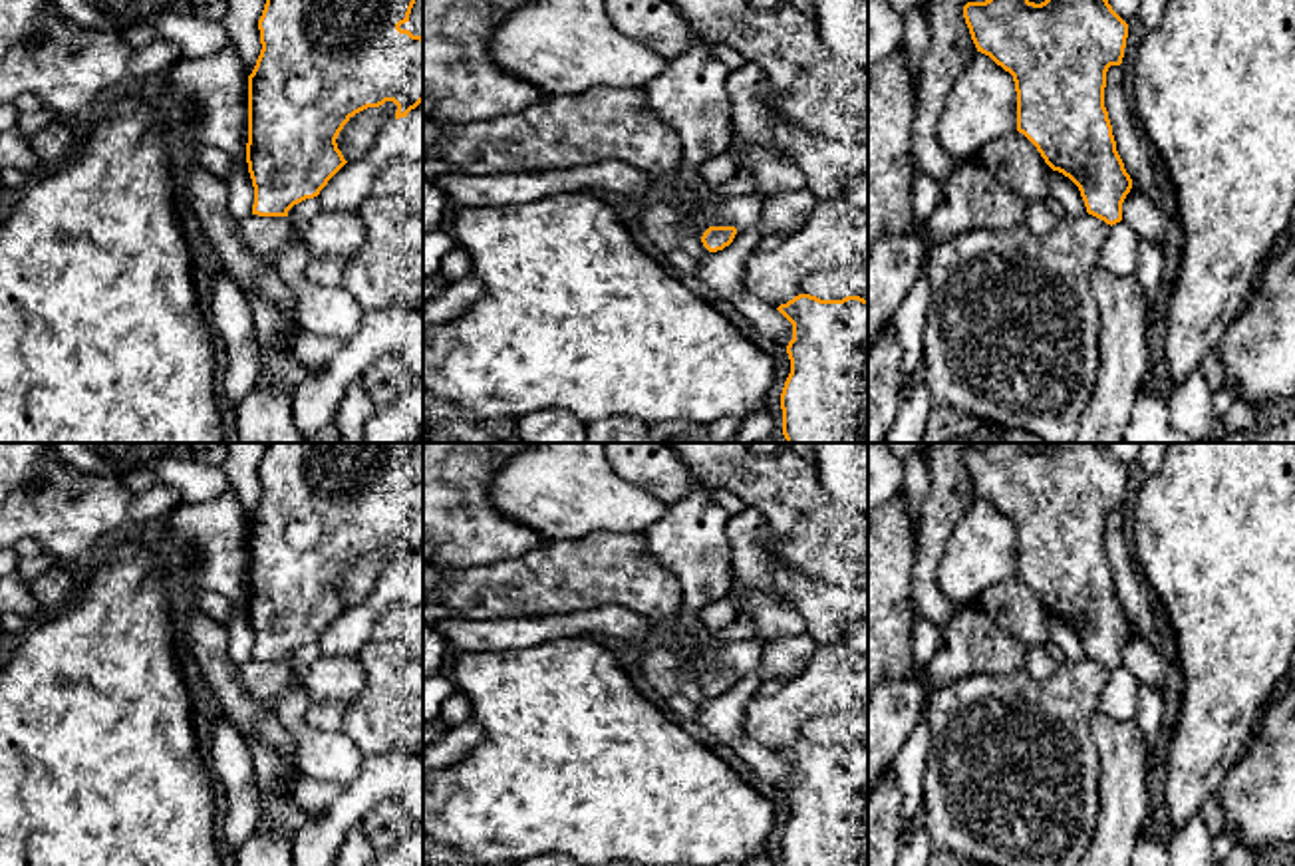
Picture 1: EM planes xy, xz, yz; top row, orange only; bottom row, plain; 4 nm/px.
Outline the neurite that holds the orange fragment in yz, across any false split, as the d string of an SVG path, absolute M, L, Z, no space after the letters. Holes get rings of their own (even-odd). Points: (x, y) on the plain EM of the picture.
M987 443L967 447L963 463L977 497L989 501L1013 520L1017 536L1017 576L1041 598L1045 608L1069 622L1080 636L1086 657L1116 669L1122 665L1122 648L1132 624L1116 596L1112 570L1104 552L1106 516L1124 503L1128 469L1112 455L1106 443L1047 443L1041 449L1029 443Z

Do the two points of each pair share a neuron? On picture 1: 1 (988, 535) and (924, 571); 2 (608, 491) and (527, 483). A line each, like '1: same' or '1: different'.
1: different
2: same

